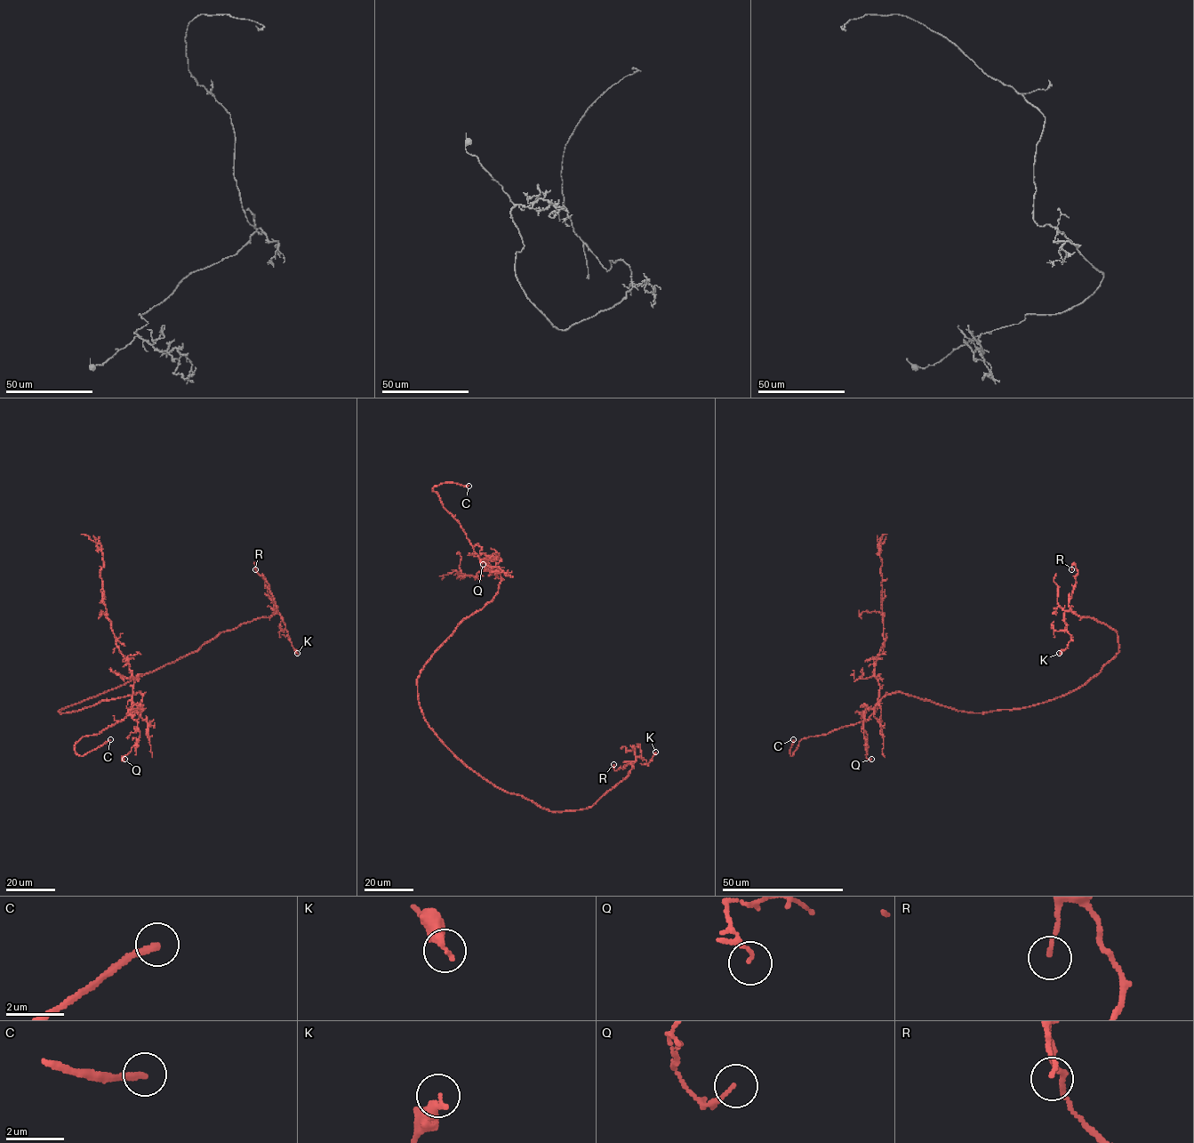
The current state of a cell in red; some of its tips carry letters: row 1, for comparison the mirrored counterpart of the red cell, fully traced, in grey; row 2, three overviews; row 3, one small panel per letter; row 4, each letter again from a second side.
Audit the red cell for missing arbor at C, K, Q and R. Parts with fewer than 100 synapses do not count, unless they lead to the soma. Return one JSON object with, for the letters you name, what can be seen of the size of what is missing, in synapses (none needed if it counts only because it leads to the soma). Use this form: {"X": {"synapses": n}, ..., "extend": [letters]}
{"extend": ["C"]}

